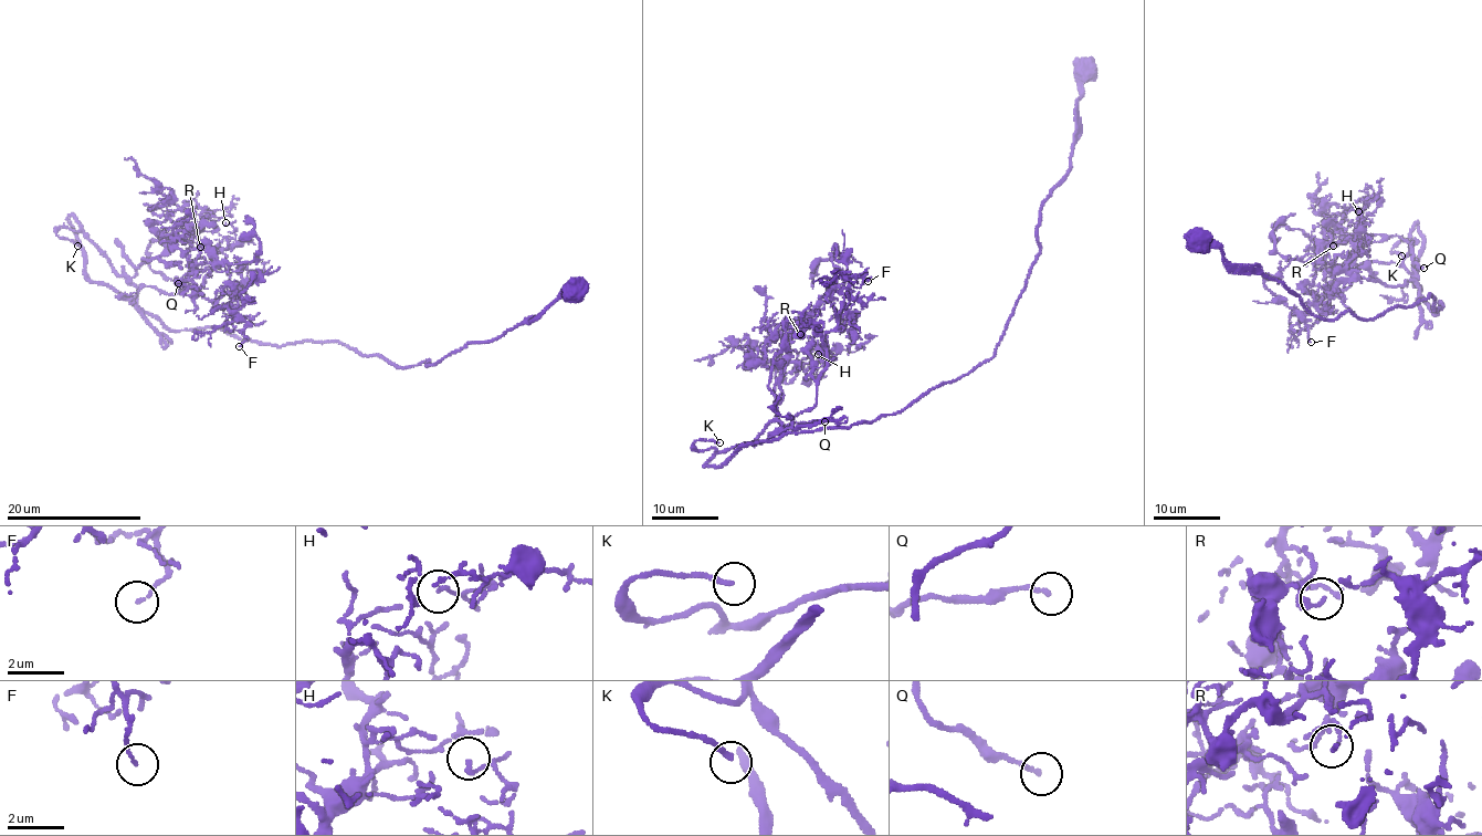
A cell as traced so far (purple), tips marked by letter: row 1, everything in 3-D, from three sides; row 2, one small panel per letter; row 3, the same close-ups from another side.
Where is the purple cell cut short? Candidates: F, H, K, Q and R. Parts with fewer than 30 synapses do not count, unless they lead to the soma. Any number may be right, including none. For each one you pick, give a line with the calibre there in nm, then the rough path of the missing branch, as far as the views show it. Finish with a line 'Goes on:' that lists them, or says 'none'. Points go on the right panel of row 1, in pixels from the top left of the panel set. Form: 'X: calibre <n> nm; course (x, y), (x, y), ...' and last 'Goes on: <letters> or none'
K: calibre 180 nm; course (1401, 255), (1372, 251), (1366, 238), (1343, 254), (1263, 249), (1237, 275), (1237, 284), (1243, 282)
Goes on: K

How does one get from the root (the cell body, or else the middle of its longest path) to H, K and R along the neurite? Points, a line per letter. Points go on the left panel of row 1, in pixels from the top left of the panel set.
H: (575, 284), (424, 366), (167, 330), (139, 288), (202, 285), (213, 250), (234, 247), (226, 222)
K: (575, 284), (496, 338), (397, 367), (337, 342), (167, 330), (83, 231), (59, 229), (77, 246)
R: (575, 284), (496, 338), (397, 367), (337, 342), (167, 330), (137, 305), (139, 288), (199, 291), (200, 247)

